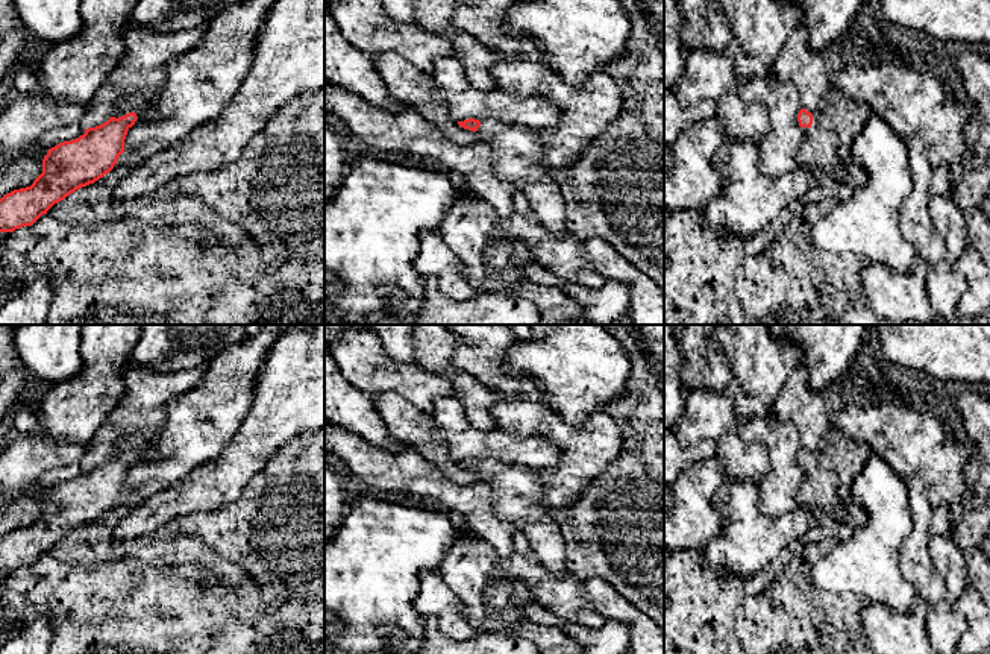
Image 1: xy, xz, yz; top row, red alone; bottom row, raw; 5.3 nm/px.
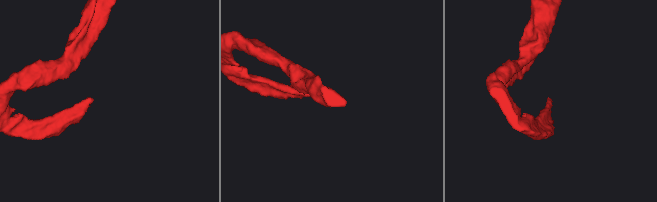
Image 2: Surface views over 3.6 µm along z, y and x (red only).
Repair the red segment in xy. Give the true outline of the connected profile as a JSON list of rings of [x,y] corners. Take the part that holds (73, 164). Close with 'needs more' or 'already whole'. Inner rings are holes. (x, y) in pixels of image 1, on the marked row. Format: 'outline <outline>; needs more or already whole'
outline [[[135,112],[111,117],[100,126],[88,127],[79,138],[49,149],[42,173],[33,184],[0,199],[0,232],[32,226],[55,203],[94,184],[112,168],[139,165],[165,150],[162,143],[149,143],[136,152],[126,150],[124,140],[135,121]]]; needs more

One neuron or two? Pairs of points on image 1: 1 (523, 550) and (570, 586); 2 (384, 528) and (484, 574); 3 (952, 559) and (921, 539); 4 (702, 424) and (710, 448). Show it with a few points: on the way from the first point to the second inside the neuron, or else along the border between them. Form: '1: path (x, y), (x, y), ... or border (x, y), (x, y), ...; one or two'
1: path (528, 563), (551, 586), (557, 586); one
2: border (475, 536), (460, 534), (448, 548), (437, 569); two
3: border (930, 531), (931, 562), (943, 578); two
4: border (679, 446), (711, 440), (717, 451); two

